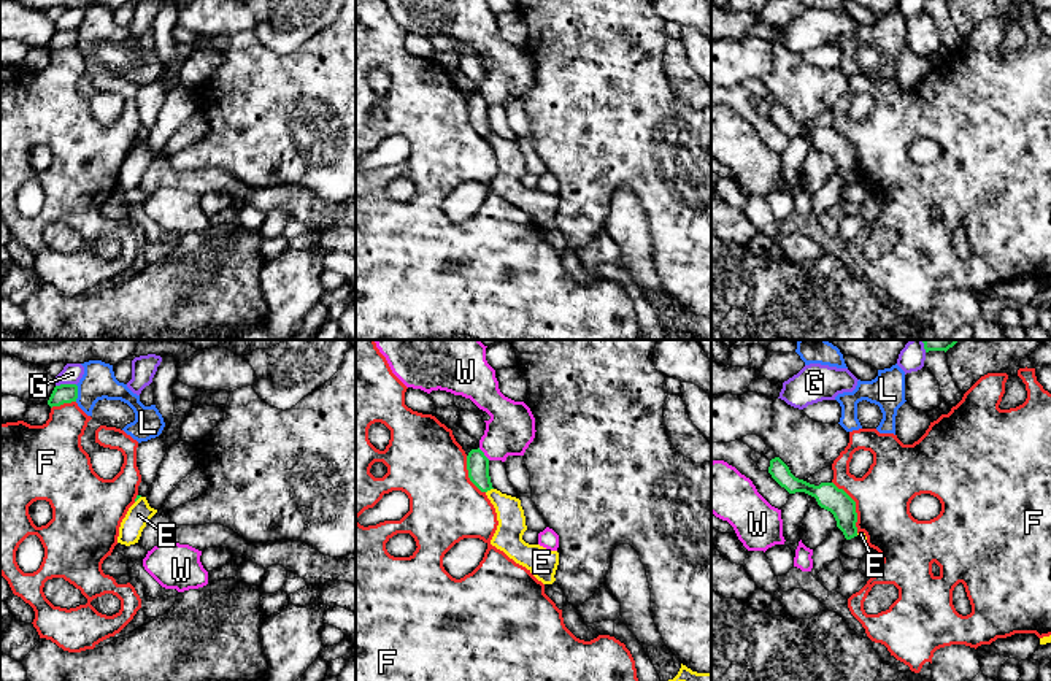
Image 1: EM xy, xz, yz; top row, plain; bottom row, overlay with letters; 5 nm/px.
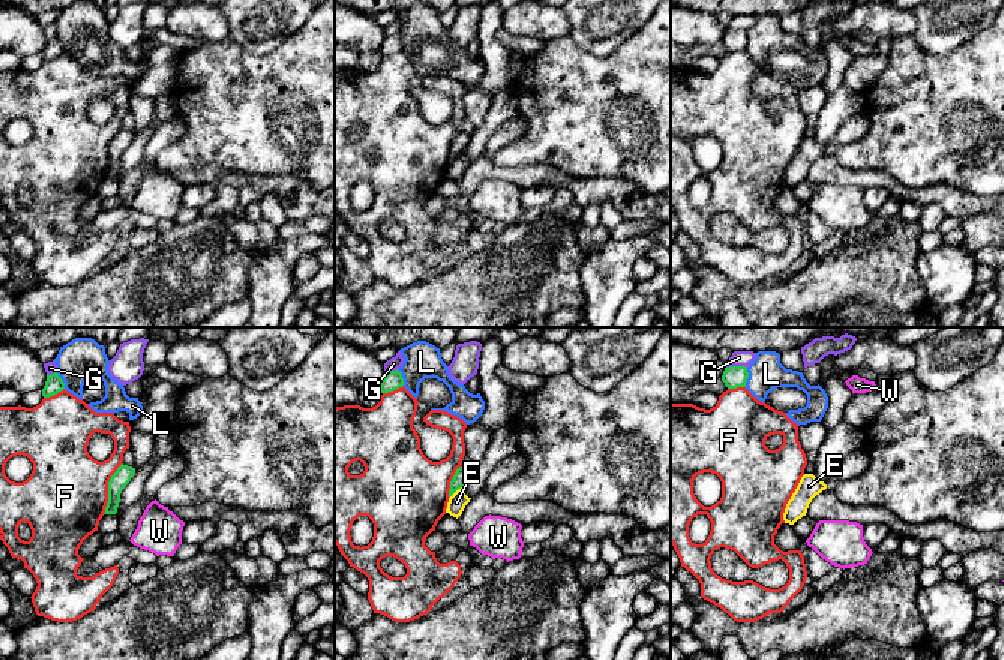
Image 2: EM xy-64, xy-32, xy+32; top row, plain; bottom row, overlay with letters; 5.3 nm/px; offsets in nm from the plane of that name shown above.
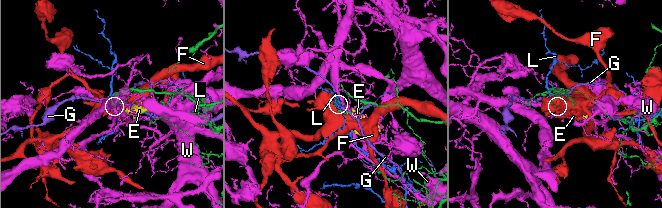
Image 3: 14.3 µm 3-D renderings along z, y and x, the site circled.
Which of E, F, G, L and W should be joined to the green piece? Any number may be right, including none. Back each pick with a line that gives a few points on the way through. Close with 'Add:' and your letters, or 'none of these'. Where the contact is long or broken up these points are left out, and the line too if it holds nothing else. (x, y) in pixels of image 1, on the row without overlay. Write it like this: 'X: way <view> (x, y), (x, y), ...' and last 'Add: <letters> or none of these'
Add: none of these

